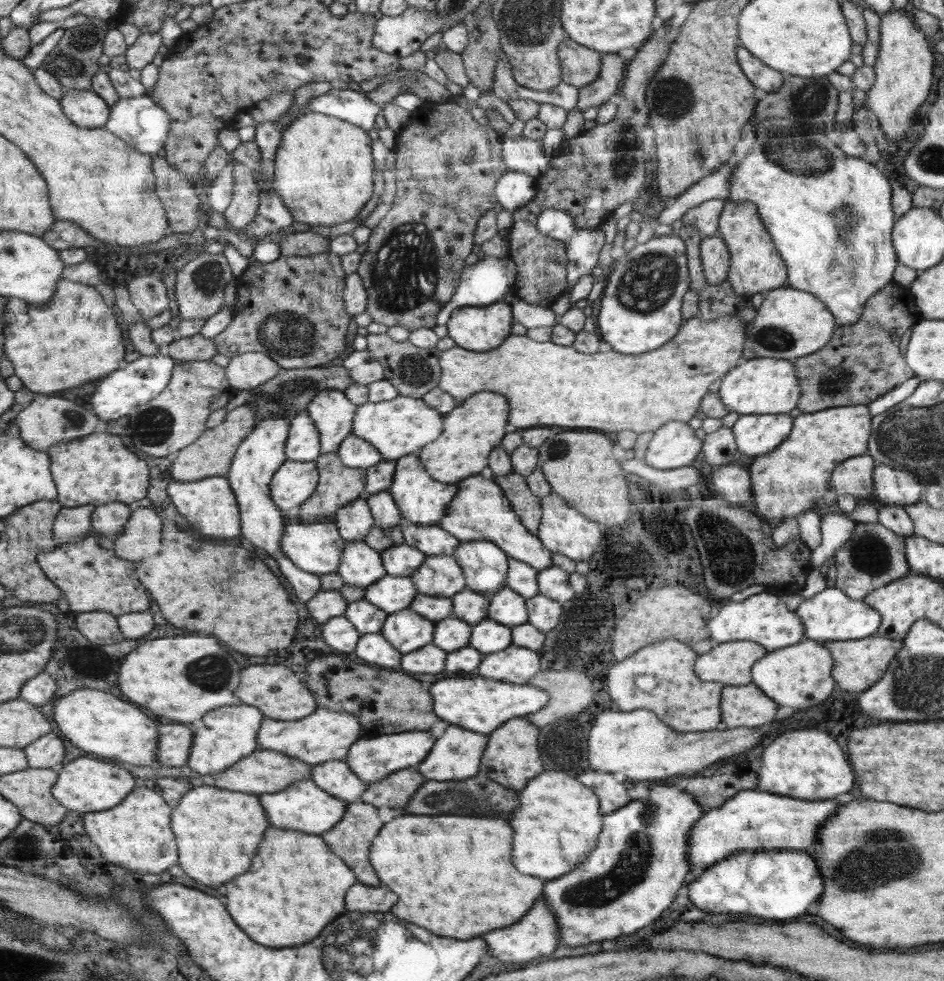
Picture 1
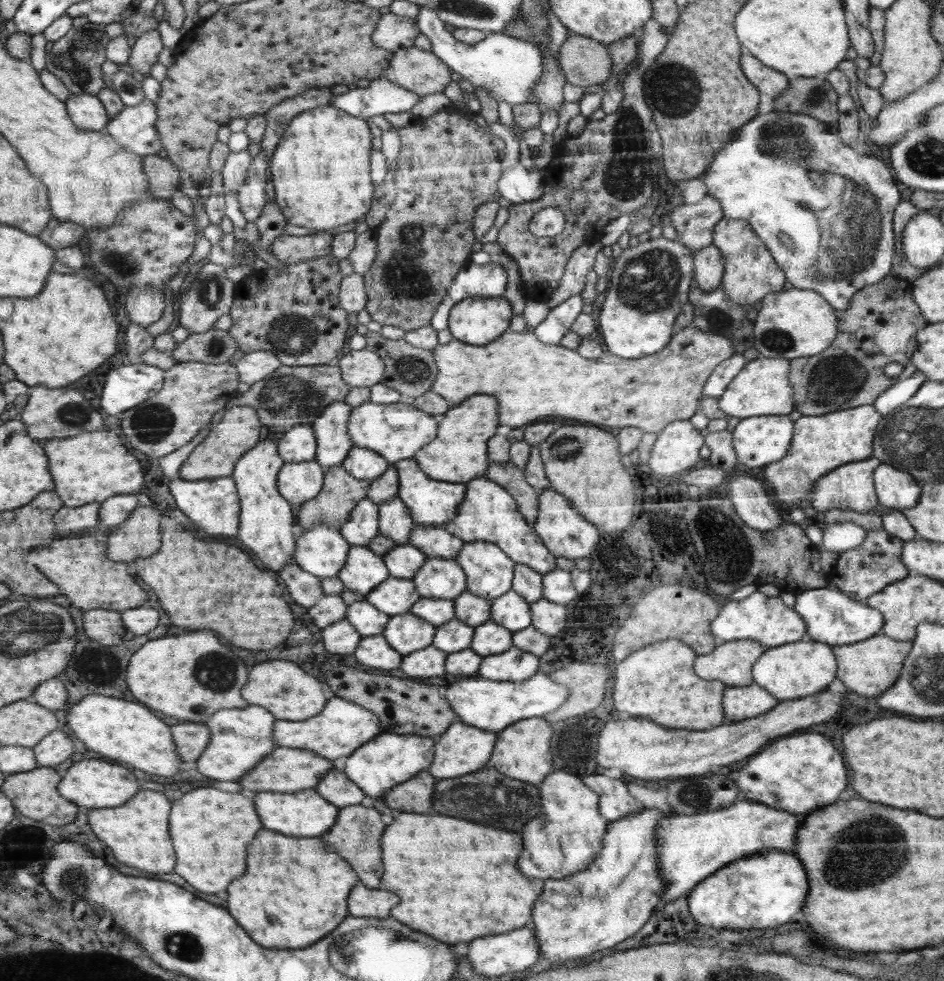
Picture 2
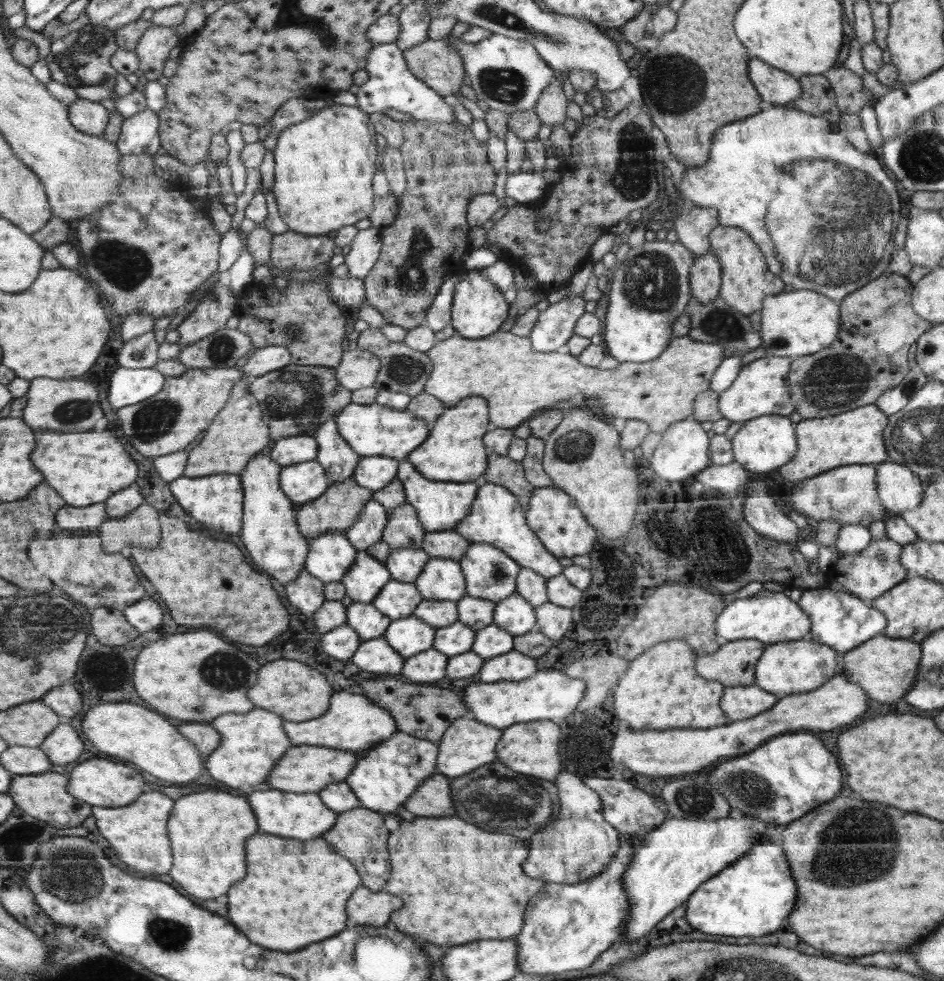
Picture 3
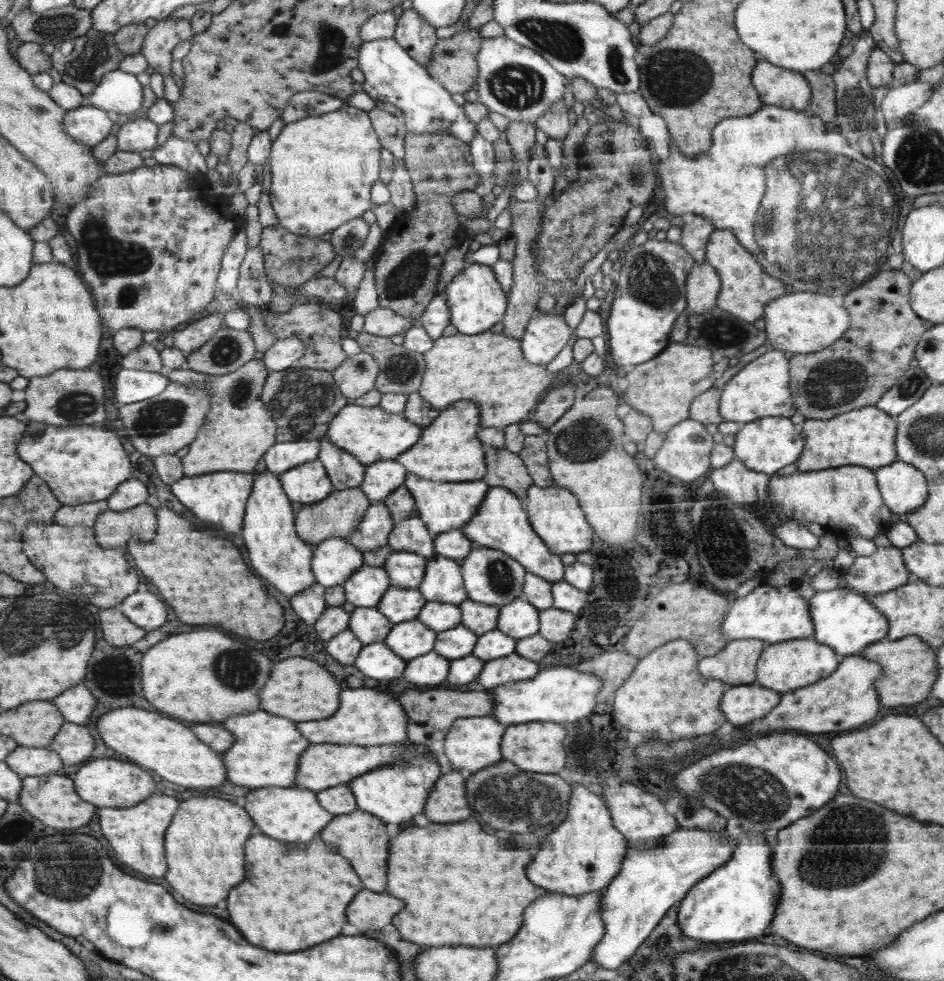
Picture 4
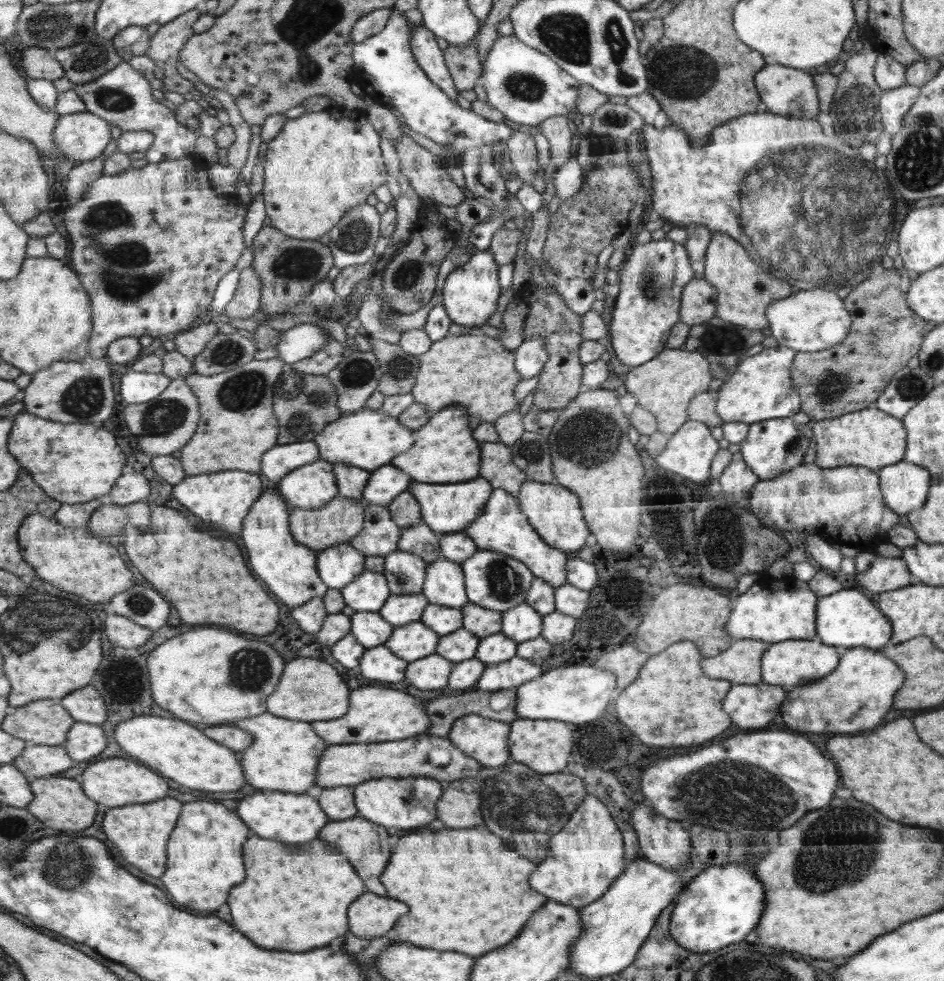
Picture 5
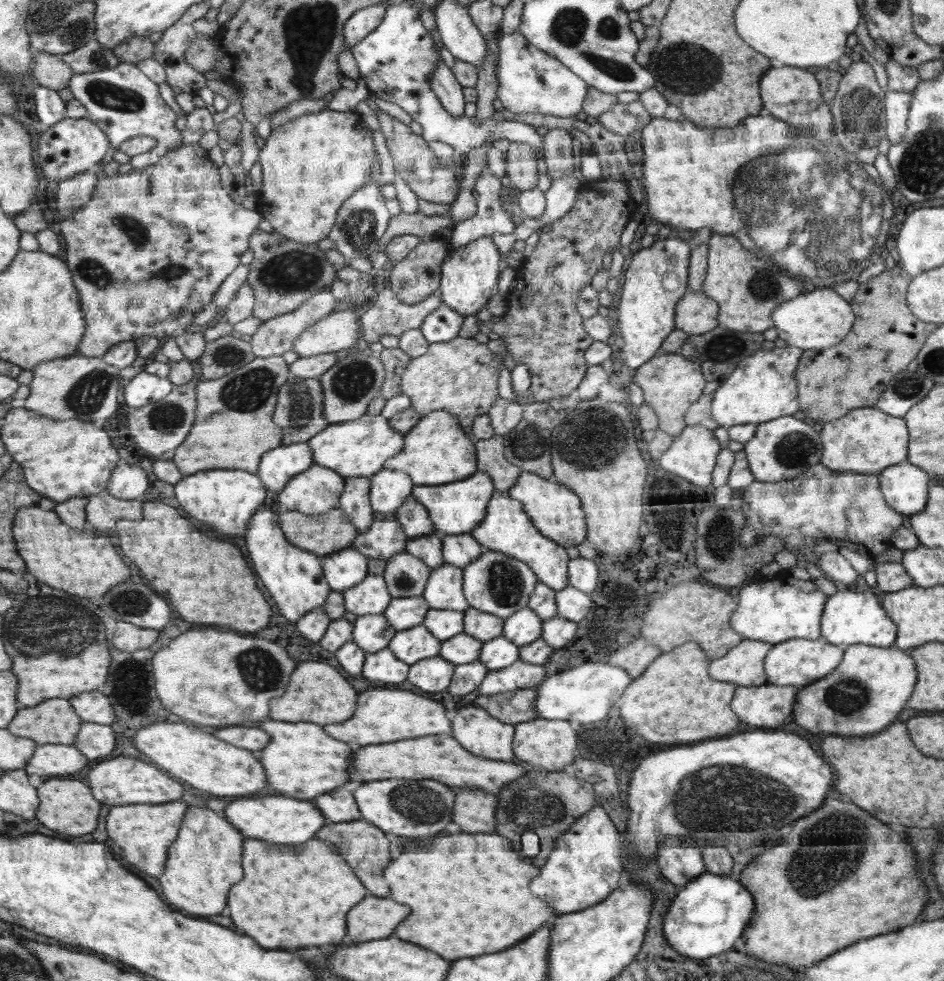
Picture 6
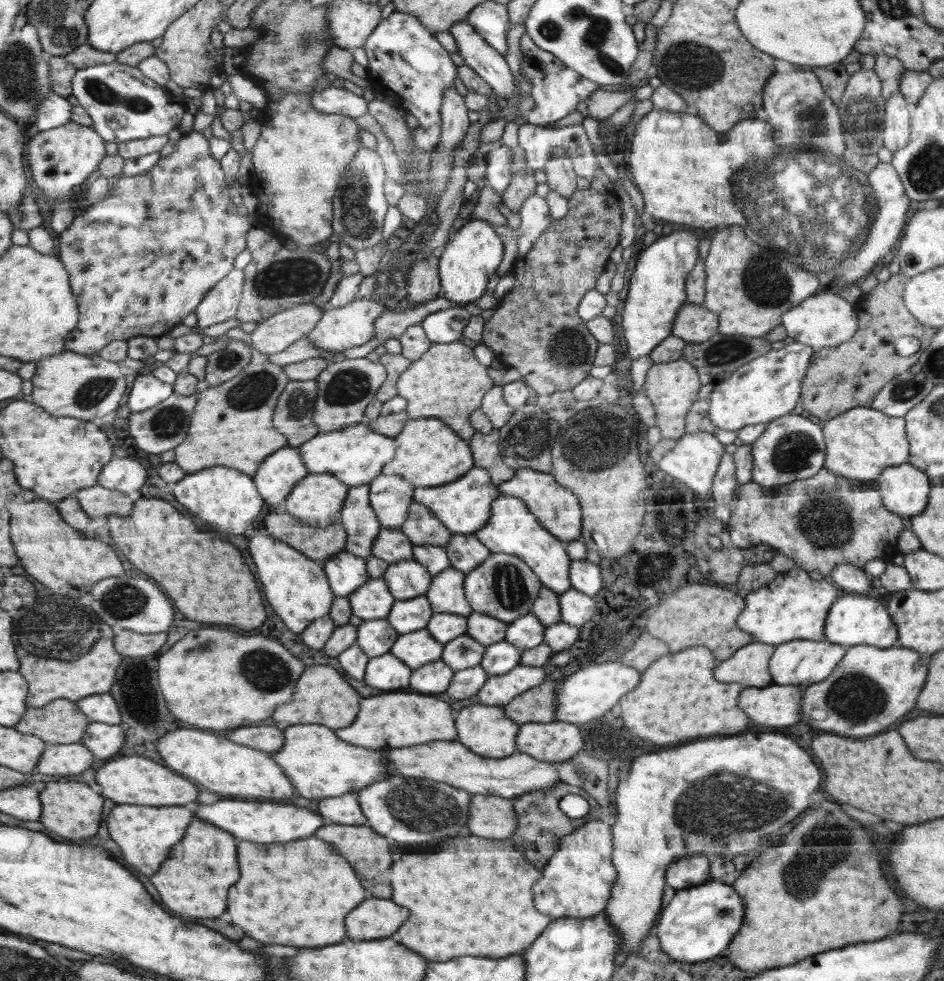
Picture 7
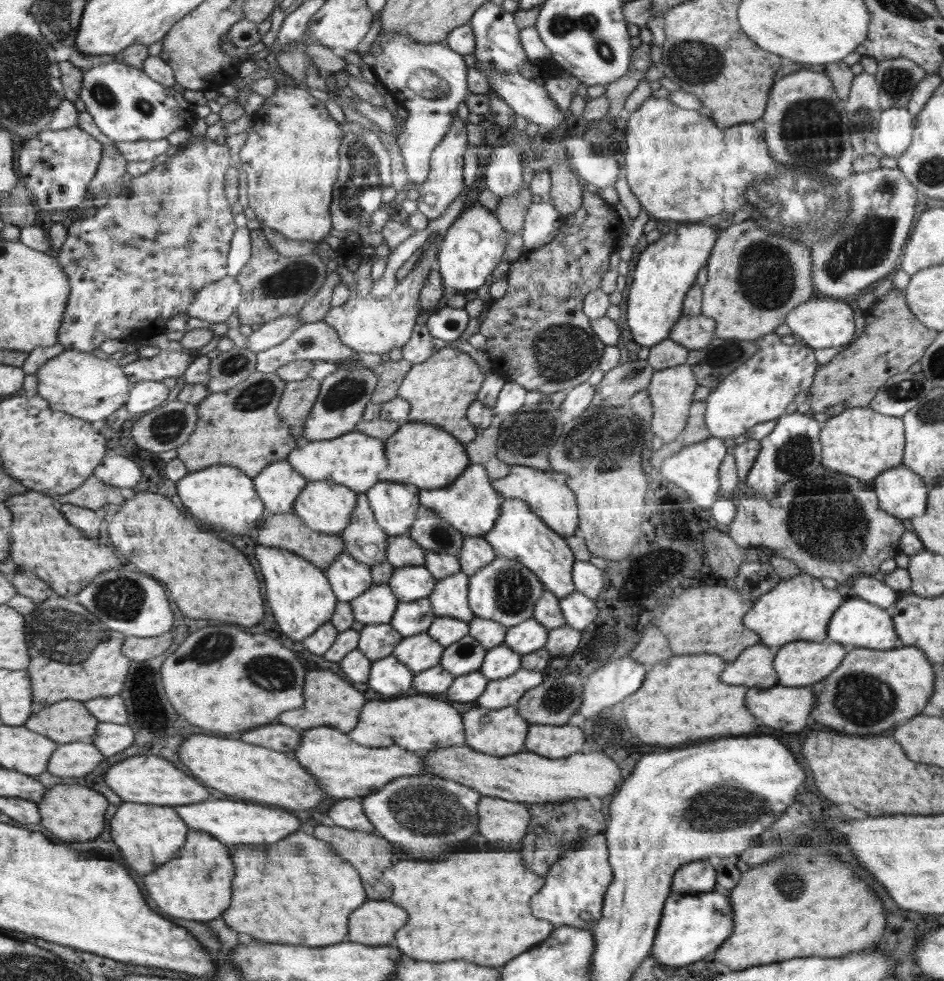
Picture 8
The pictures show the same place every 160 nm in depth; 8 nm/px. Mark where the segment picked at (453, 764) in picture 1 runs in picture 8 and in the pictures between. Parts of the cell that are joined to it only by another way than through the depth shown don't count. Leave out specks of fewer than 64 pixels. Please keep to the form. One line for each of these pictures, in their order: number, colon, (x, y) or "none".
2: (462, 749)
3: (468, 744)
4: (474, 743)
5: (485, 739)
6: (477, 730)
7: (487, 730)
8: (499, 732)

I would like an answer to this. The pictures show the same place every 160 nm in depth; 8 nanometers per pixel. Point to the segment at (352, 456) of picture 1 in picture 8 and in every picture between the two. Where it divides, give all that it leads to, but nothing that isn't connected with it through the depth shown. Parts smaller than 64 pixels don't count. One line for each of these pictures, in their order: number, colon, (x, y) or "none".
2: (366, 464)
3: (374, 473)
4: (382, 478)
5: (385, 484)
6: (389, 489)
7: (391, 497)
8: (394, 505)

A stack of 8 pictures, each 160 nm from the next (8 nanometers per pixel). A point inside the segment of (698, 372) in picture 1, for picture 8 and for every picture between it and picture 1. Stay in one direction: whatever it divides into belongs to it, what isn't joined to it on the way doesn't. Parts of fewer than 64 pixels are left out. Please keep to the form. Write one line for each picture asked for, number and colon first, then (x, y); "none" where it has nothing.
2: (532, 380)
3: (519, 381)
4: (490, 369)
5: (472, 370)
6: (460, 376)
7: (447, 383)
8: (440, 390)

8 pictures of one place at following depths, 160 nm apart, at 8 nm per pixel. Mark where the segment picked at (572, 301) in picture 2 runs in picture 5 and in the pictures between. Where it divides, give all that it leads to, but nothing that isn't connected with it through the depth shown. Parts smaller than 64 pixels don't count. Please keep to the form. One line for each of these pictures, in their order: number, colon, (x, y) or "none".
3: (555, 325)
4: (546, 334)
5: (531, 355)

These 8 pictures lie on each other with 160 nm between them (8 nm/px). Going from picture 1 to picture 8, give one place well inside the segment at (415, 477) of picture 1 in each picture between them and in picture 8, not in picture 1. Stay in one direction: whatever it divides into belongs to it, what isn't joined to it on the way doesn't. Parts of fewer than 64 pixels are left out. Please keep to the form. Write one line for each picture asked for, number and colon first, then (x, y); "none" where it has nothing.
2: (430, 502)
3: (439, 505)
4: (442, 506)
5: (447, 508)
6: (456, 508)
7: (465, 506)
8: (470, 504)

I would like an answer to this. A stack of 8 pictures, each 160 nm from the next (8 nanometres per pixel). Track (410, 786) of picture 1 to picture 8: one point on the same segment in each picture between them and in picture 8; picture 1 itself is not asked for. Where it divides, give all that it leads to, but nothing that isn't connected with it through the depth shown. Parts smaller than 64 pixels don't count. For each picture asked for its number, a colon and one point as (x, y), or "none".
2: (415, 795)
3: (432, 798)
4: (446, 803)
5: (459, 807)
6: (475, 808)
7: (495, 817)
8: (507, 822)

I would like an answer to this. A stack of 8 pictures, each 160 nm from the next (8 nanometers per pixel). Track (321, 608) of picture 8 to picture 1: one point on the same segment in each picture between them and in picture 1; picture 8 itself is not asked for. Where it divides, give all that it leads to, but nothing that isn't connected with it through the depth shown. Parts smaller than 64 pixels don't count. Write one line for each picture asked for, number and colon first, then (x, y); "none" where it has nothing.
1: (262, 523)
2: (265, 526)
3: (269, 529)
4: (276, 553)
5: (289, 568)
6: (295, 579)
7: (298, 588)

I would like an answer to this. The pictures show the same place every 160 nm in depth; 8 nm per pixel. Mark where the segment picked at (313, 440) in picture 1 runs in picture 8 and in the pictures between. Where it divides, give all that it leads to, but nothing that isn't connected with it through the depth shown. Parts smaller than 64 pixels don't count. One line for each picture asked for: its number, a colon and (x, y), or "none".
2: (299, 444)
3: (292, 450)
4: (283, 456)
5: (282, 459)
6: (278, 466)
7: (279, 474)
8: (279, 485)

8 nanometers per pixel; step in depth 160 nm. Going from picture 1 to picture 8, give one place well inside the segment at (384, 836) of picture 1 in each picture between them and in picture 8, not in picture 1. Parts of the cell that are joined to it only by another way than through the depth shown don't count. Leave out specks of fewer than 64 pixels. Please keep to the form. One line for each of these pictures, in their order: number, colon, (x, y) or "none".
2: (459, 880)
3: (453, 875)
4: (462, 887)
5: (478, 901)
6: (470, 894)
7: (472, 898)
8: (474, 906)

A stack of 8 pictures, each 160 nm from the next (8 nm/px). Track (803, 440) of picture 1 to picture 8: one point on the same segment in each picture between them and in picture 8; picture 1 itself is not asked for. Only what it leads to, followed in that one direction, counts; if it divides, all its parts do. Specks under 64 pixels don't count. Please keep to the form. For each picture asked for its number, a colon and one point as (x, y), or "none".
2: (821, 443)
3: (853, 438)
4: (865, 437)
5: (871, 438)
6: (867, 441)
7: (862, 443)
8: (861, 442)

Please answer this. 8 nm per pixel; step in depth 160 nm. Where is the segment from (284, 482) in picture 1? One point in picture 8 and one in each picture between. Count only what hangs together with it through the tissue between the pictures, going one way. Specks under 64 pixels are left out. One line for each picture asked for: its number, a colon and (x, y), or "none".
2: (301, 481)
3: (305, 482)
4: (309, 483)
5: (312, 486)
6: (317, 490)
7: (317, 500)
8: (323, 506)

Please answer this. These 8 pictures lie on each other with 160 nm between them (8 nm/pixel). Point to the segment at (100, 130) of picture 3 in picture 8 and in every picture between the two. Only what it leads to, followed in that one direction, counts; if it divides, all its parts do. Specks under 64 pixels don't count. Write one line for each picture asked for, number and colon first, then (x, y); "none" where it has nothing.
4: (87, 124)
5: (80, 137)
6: (71, 146)
7: (63, 157)
8: (58, 164)

